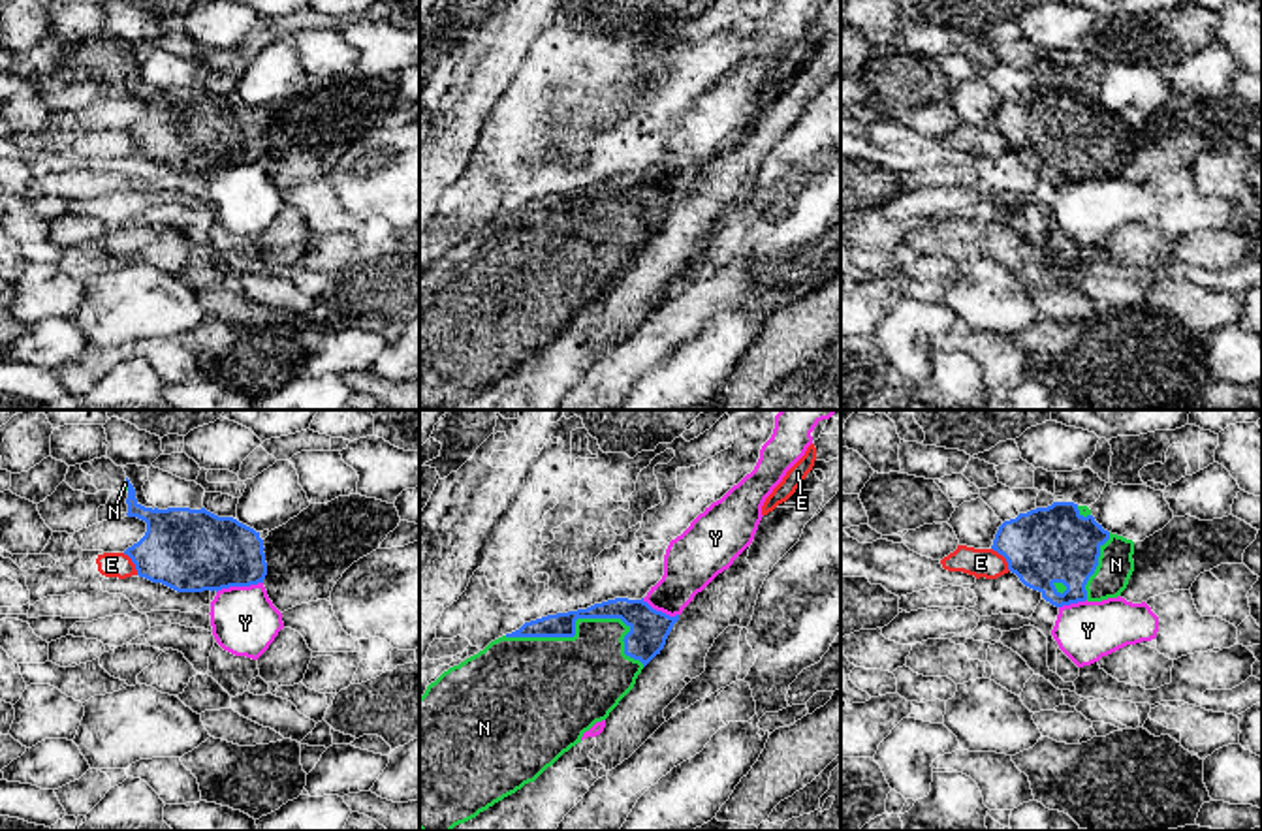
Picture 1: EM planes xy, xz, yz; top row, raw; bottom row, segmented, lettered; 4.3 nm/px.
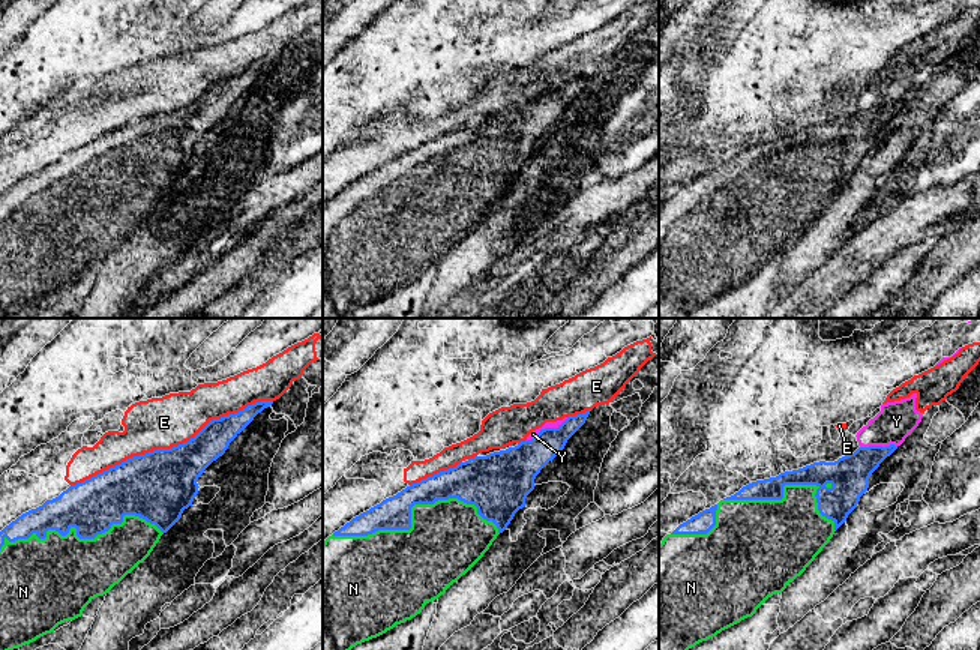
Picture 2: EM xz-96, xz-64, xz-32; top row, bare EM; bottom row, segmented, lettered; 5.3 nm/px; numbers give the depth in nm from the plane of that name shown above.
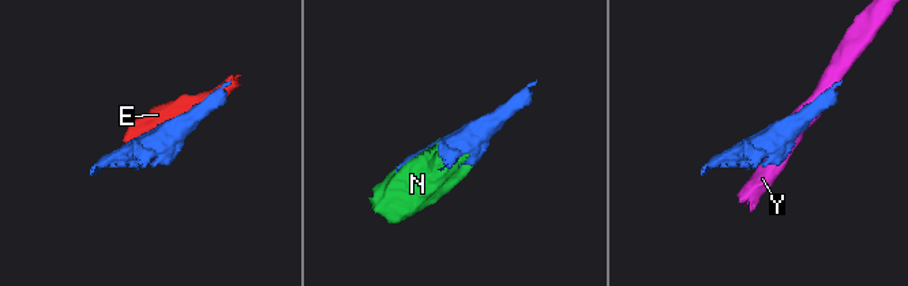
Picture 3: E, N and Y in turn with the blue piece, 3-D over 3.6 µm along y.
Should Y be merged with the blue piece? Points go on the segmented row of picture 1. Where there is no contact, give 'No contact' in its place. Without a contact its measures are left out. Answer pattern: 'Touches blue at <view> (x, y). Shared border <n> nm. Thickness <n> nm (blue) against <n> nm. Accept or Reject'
Touches blue at xy (239, 585). Shared border 200 nm. Thickness 360 nm (blue) against 280 nm. Reject

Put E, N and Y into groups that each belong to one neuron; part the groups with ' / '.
E / N / Y

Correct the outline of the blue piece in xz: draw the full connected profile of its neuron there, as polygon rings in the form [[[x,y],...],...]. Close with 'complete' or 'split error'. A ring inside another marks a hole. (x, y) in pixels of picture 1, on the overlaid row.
[[[615,598],[525,622],[444,671],[419,698],[419,831],[451,831],[534,782],[581,743],[585,731],[609,716],[641,669],[660,654],[677,620],[679,615],[656,611],[643,598]]]; split error

